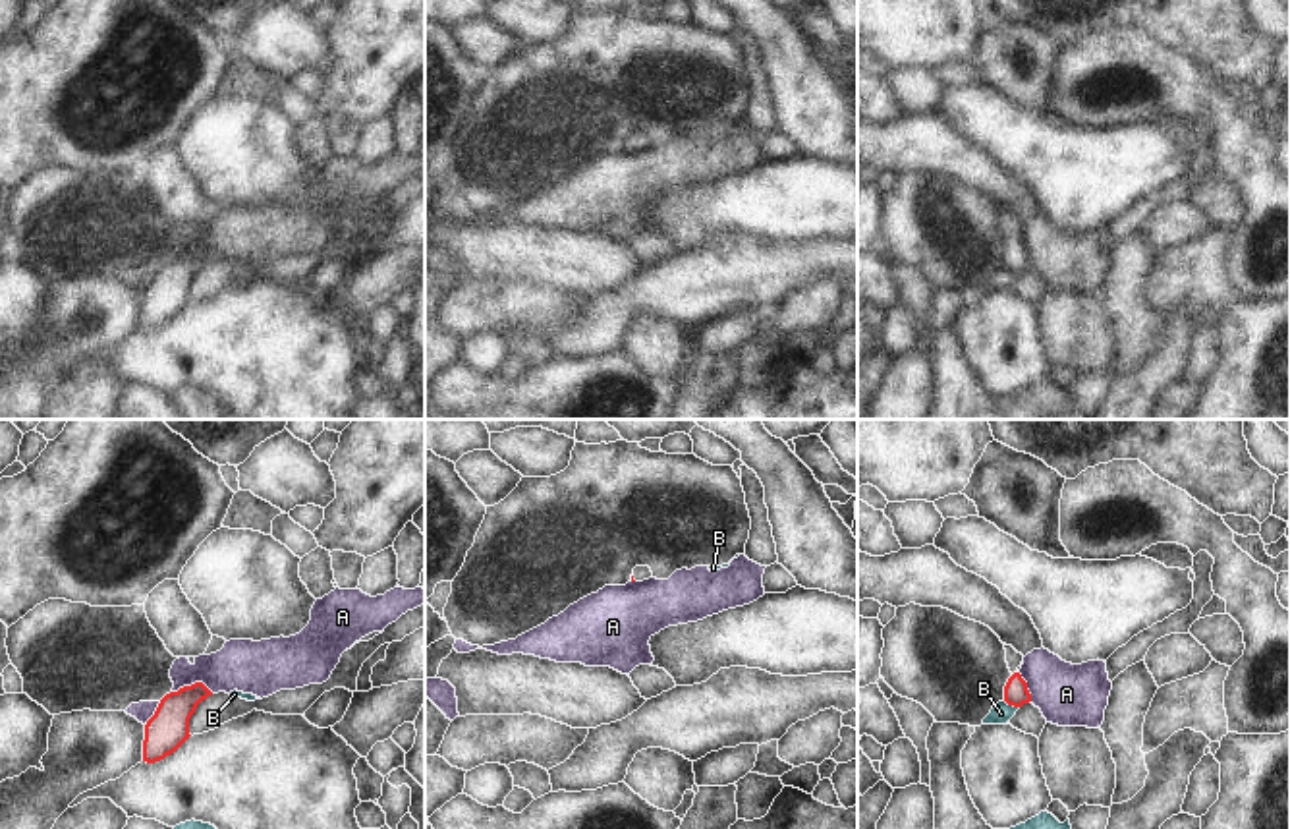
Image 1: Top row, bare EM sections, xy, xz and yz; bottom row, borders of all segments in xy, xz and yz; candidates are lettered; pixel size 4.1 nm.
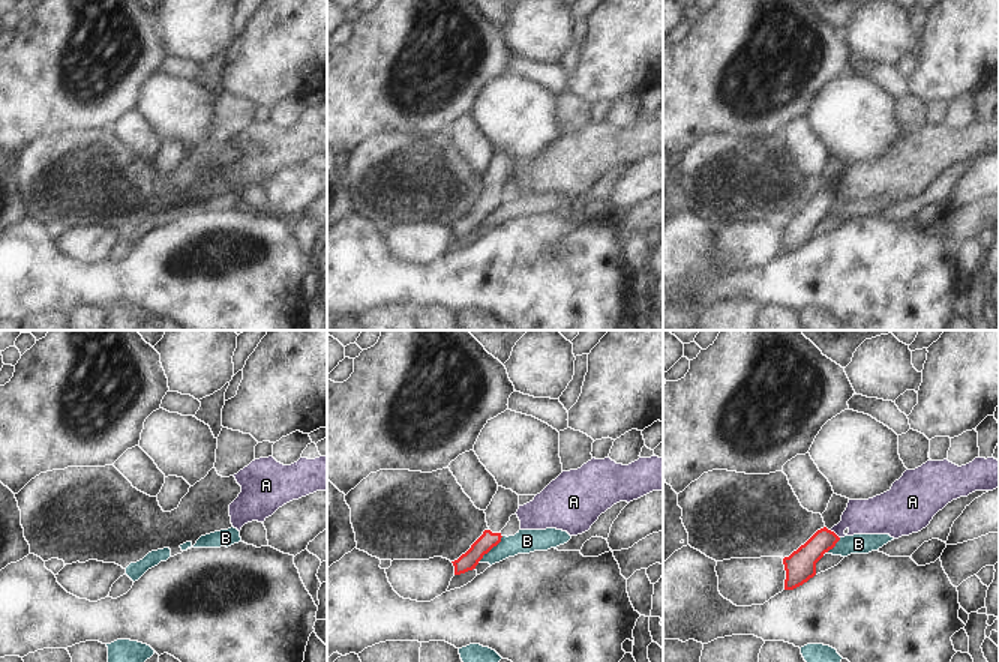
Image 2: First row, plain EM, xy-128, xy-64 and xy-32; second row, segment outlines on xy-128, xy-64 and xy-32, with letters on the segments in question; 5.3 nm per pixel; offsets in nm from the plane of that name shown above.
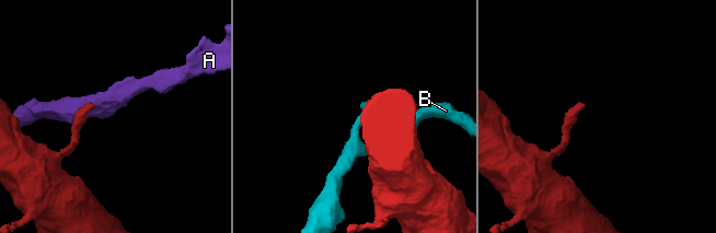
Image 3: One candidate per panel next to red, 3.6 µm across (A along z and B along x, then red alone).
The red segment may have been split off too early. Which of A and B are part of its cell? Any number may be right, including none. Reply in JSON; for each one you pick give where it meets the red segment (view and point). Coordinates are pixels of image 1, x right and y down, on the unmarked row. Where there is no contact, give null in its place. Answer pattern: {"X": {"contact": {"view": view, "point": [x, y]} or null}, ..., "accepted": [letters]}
{"accepted": []}

